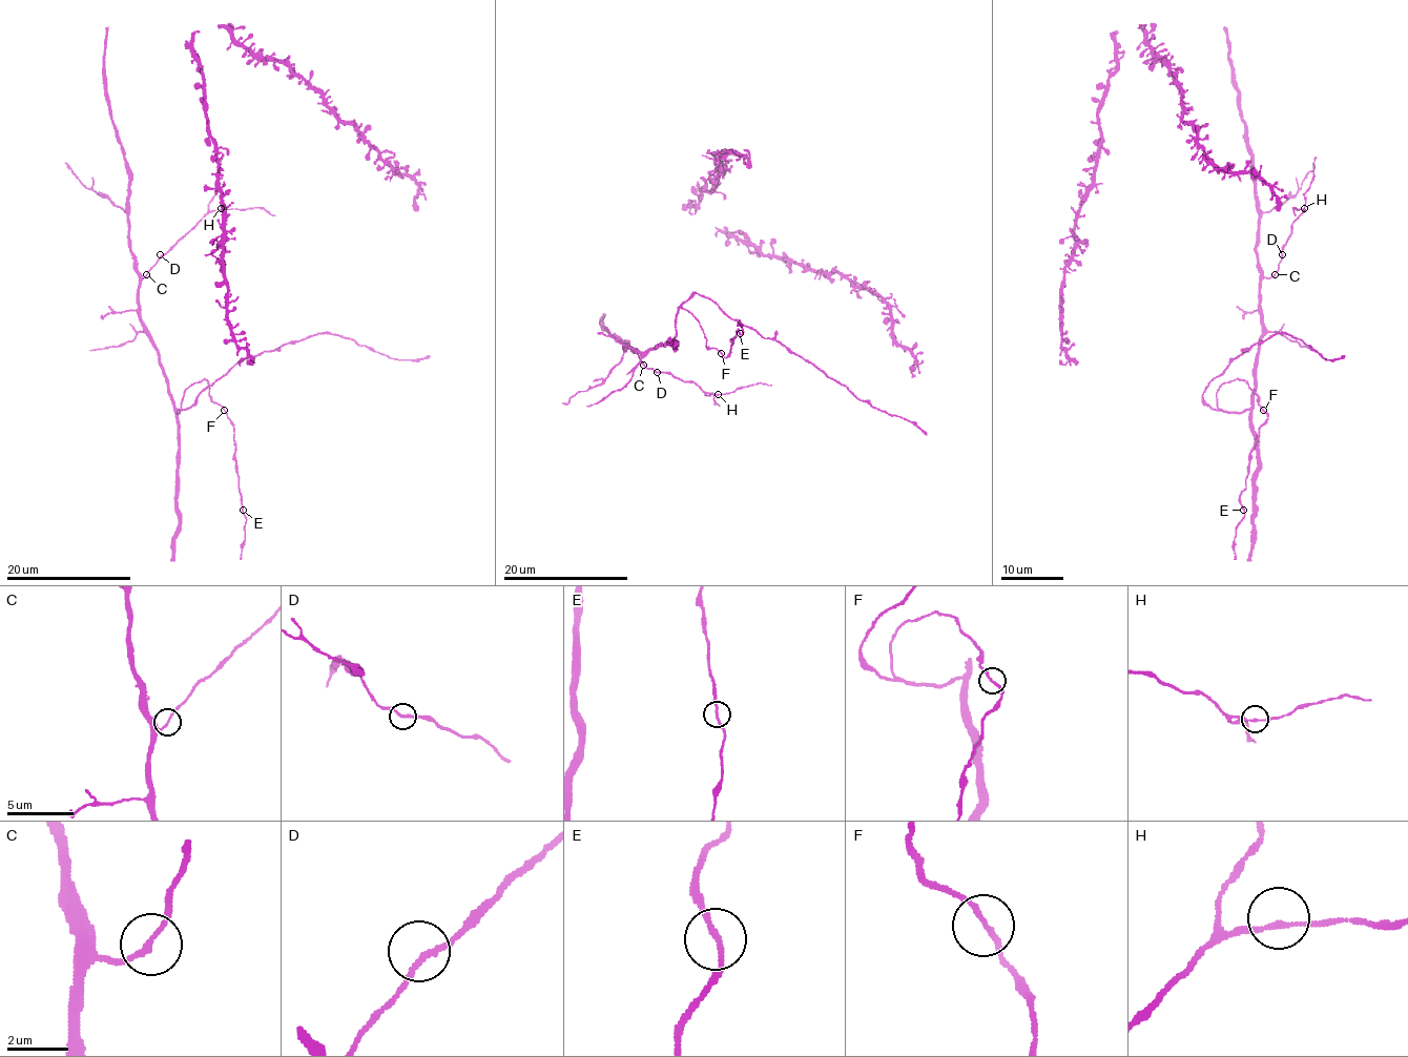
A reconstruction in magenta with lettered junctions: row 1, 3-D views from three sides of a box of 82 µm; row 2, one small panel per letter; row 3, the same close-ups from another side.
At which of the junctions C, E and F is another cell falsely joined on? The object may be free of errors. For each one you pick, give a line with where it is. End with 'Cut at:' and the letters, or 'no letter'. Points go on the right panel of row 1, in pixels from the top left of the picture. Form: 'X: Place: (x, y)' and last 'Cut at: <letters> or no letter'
Cut at: no letter

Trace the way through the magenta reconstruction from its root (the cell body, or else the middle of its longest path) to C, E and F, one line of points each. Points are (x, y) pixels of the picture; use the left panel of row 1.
C: (129, 199), (130, 254), (135, 270), (143, 278), (146, 275)
E: (129, 199), (138, 318), (179, 412), (183, 393), (205, 379), (211, 399), (230, 419), (243, 510)
F: (129, 199), (138, 318), (157, 351), (170, 400), (179, 412), (183, 393), (205, 379), (211, 399), (224, 410)

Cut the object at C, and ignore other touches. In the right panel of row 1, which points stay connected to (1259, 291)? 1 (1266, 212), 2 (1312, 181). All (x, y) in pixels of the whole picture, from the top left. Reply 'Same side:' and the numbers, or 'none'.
Same side: 1

